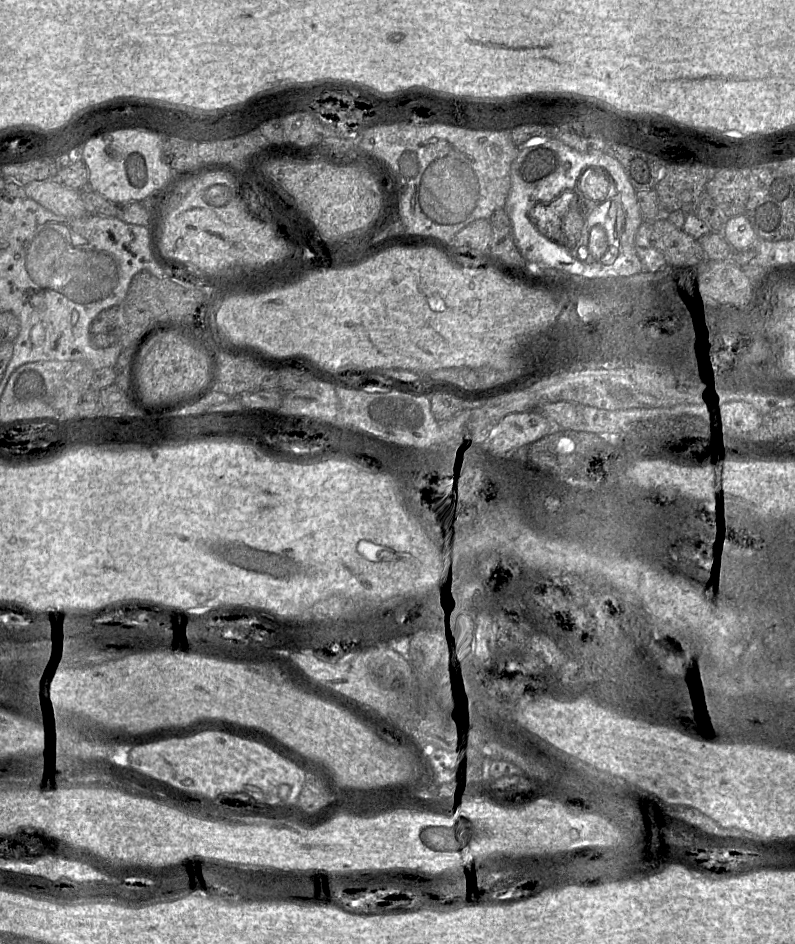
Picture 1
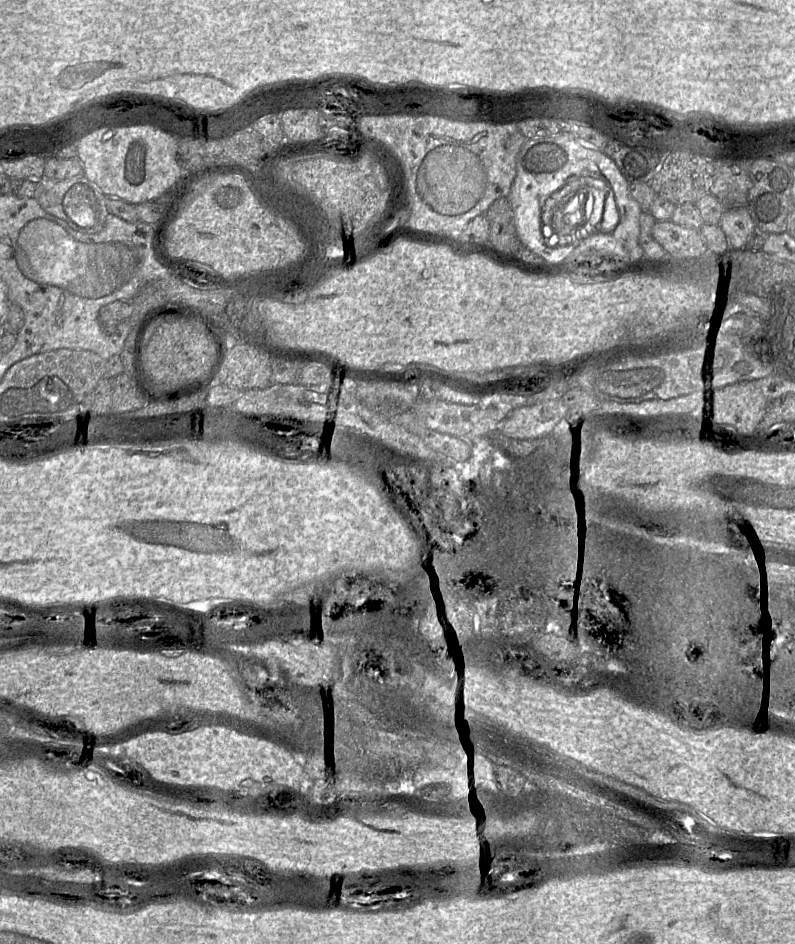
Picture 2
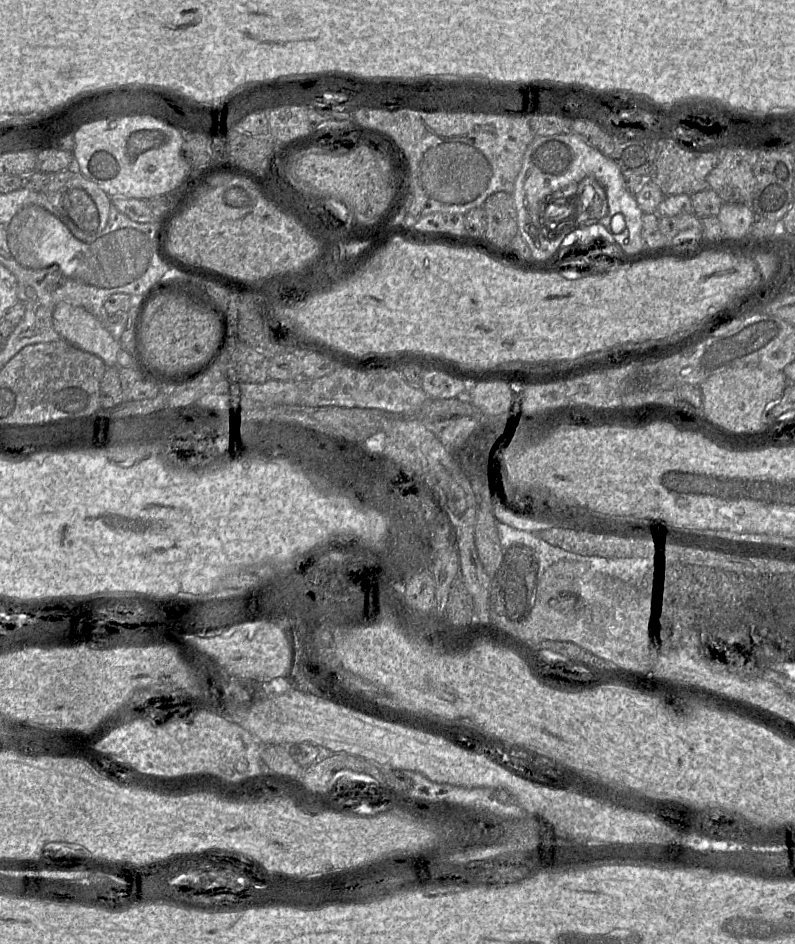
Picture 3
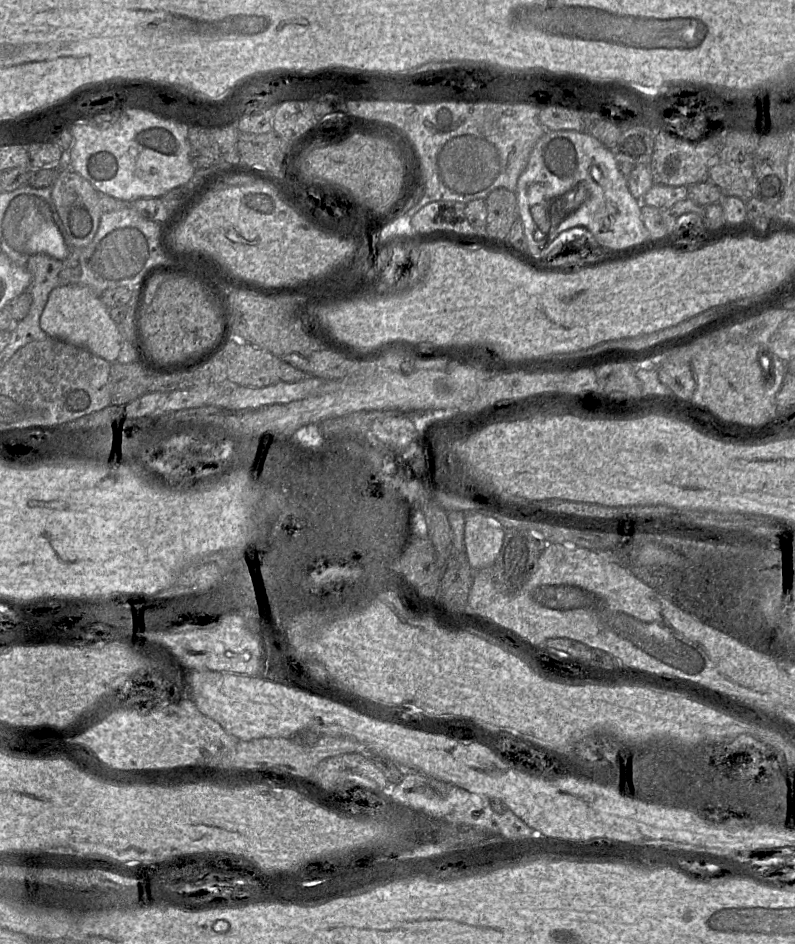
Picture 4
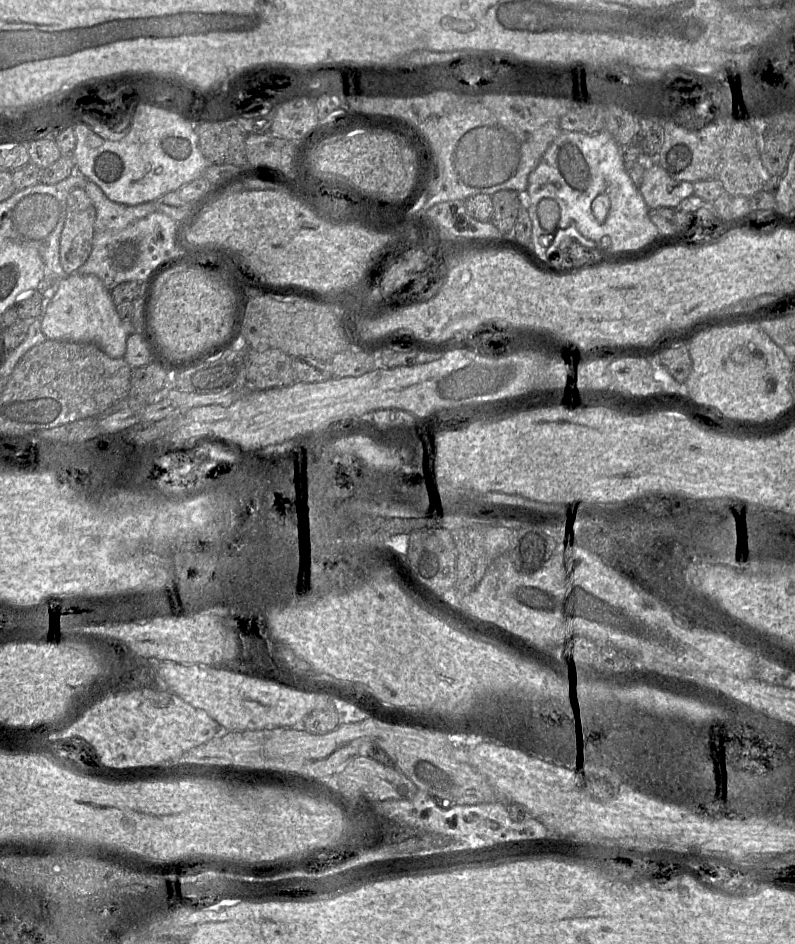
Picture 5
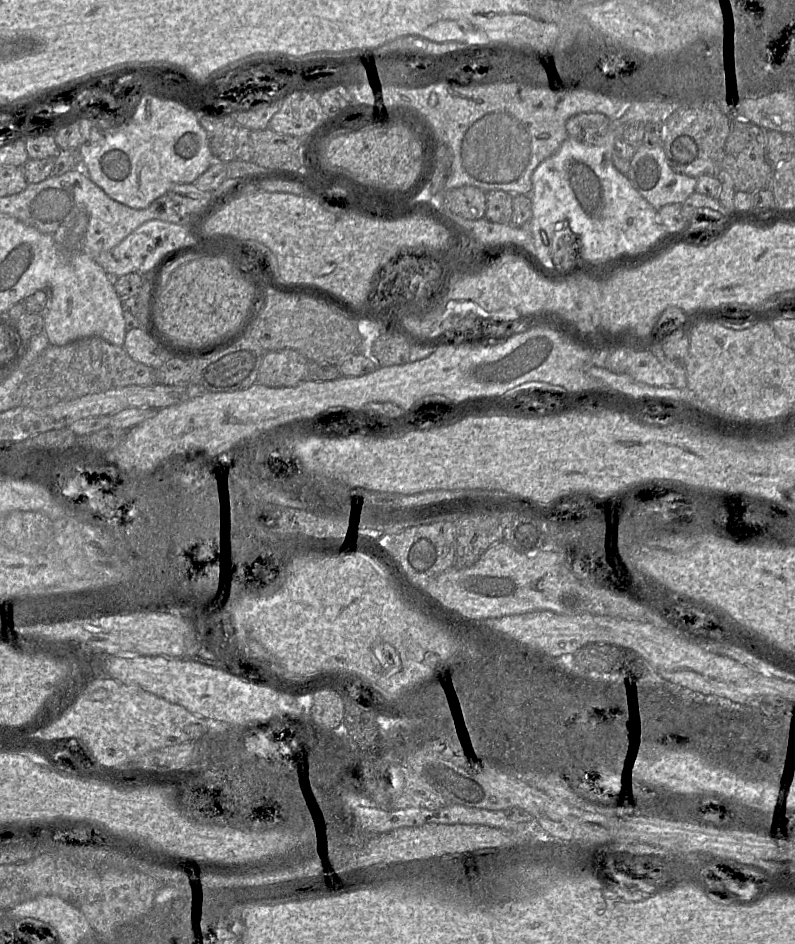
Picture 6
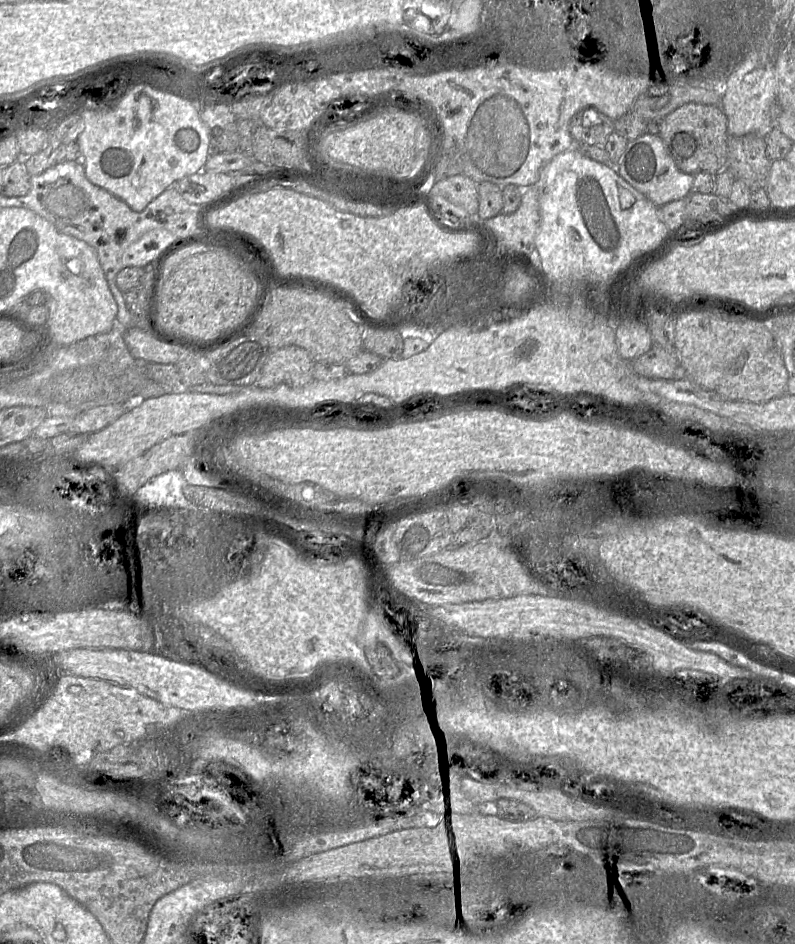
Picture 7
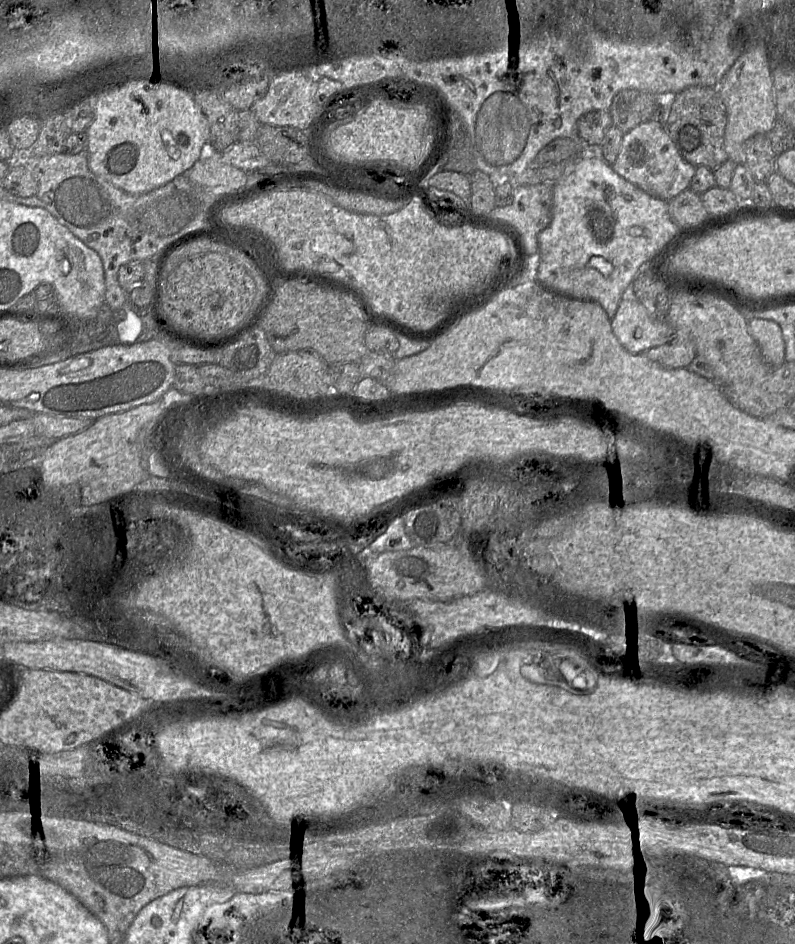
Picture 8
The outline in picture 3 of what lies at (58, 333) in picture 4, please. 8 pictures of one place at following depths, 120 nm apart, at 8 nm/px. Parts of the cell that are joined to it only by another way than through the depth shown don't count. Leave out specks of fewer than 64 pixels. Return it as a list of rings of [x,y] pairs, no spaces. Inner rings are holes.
[[[58,302],[52,320],[62,340],[101,358],[107,367],[118,367],[119,342],[83,307]]]

